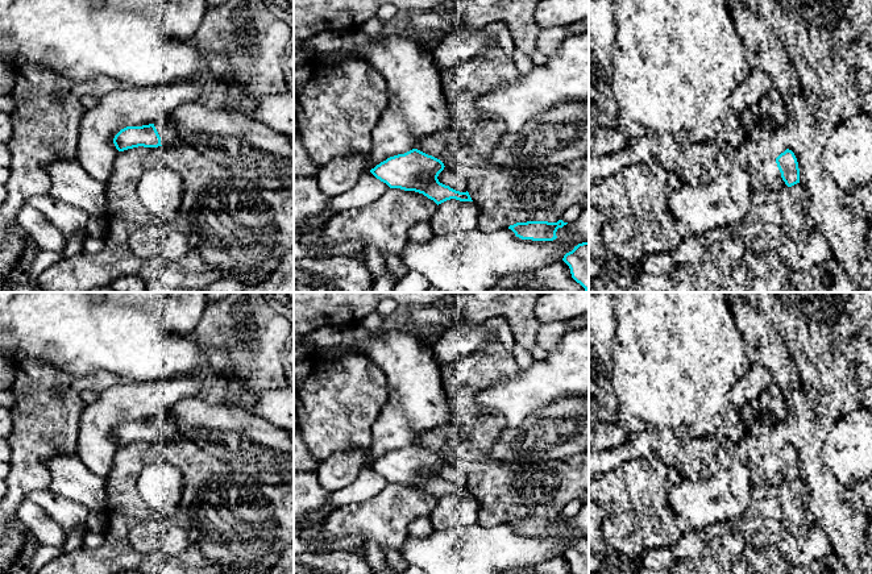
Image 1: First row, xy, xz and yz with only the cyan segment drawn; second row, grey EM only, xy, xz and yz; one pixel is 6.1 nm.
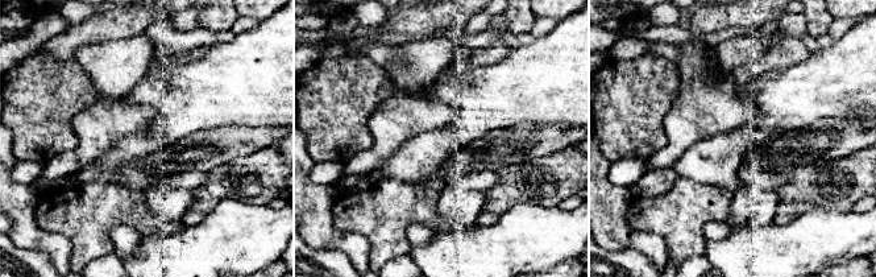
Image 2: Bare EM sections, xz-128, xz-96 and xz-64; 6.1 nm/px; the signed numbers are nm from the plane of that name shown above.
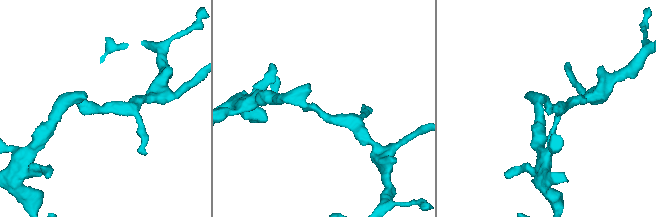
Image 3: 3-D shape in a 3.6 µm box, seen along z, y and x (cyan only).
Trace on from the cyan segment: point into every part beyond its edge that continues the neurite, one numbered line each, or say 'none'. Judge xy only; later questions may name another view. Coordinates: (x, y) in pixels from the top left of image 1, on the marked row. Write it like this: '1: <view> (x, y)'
1: xy (167, 130)

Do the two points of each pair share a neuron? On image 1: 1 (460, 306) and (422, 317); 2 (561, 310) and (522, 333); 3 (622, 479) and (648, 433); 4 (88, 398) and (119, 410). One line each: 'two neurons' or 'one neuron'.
1: one neuron
2: two neurons
3: two neurons
4: two neurons

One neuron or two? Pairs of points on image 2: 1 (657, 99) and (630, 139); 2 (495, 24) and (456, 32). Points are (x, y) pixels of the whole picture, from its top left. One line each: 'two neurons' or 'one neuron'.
1: one neuron
2: two neurons

